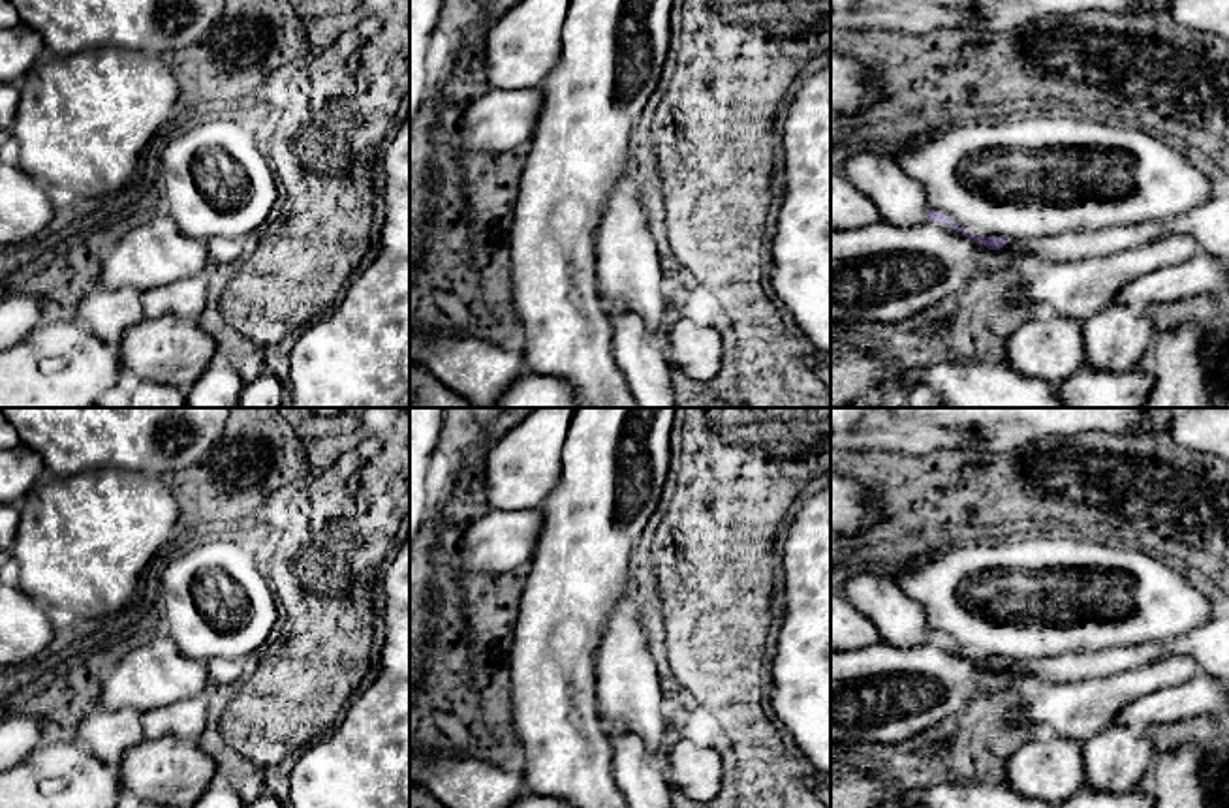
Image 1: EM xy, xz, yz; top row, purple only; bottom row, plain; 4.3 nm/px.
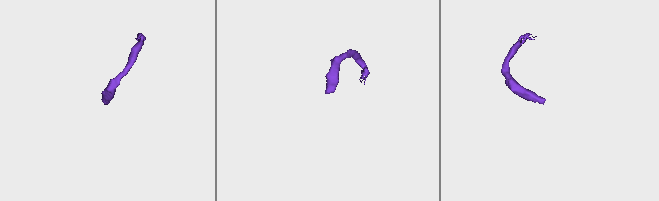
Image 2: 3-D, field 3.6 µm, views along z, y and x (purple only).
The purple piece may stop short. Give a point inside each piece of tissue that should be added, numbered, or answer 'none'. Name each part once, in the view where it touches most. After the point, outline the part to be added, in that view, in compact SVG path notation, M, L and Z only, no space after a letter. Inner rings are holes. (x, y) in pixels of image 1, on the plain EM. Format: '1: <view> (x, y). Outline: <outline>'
1: yz (1209, 645). Outline: M1229 609L1218 611L1203 626L1167 643L1126 645L1088 654L1060 654L1056 658L1043 658L1039 661L1007 661L1005 669L1020 671L1026 686L1030 686L1032 682L1079 682L1094 676L1109 676L1131 671L1146 663L1152 663L1165 654L1180 654L1191 658L1199 663L1201 671L1208 673L1214 678L1229 682Z

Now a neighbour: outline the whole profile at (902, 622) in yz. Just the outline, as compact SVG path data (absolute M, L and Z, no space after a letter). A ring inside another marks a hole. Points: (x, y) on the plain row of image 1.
M878 567L849 573L842 592L878 628L881 641L913 648L930 641L928 620L896 581Z

